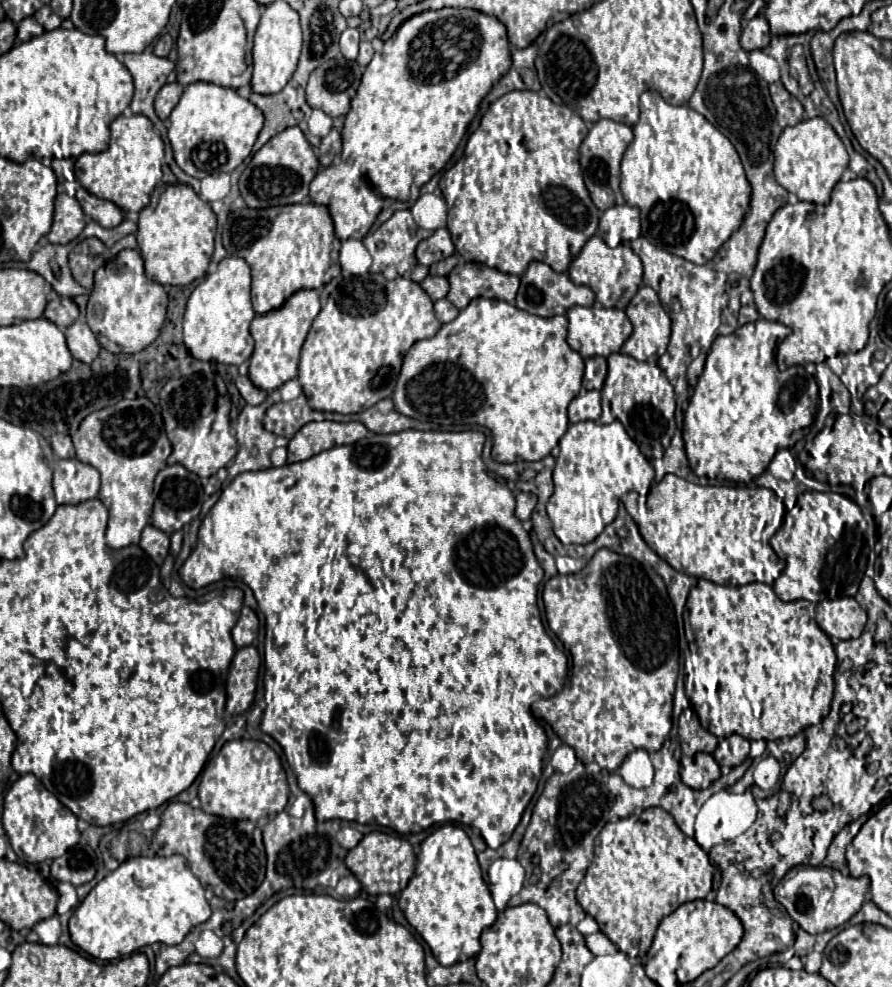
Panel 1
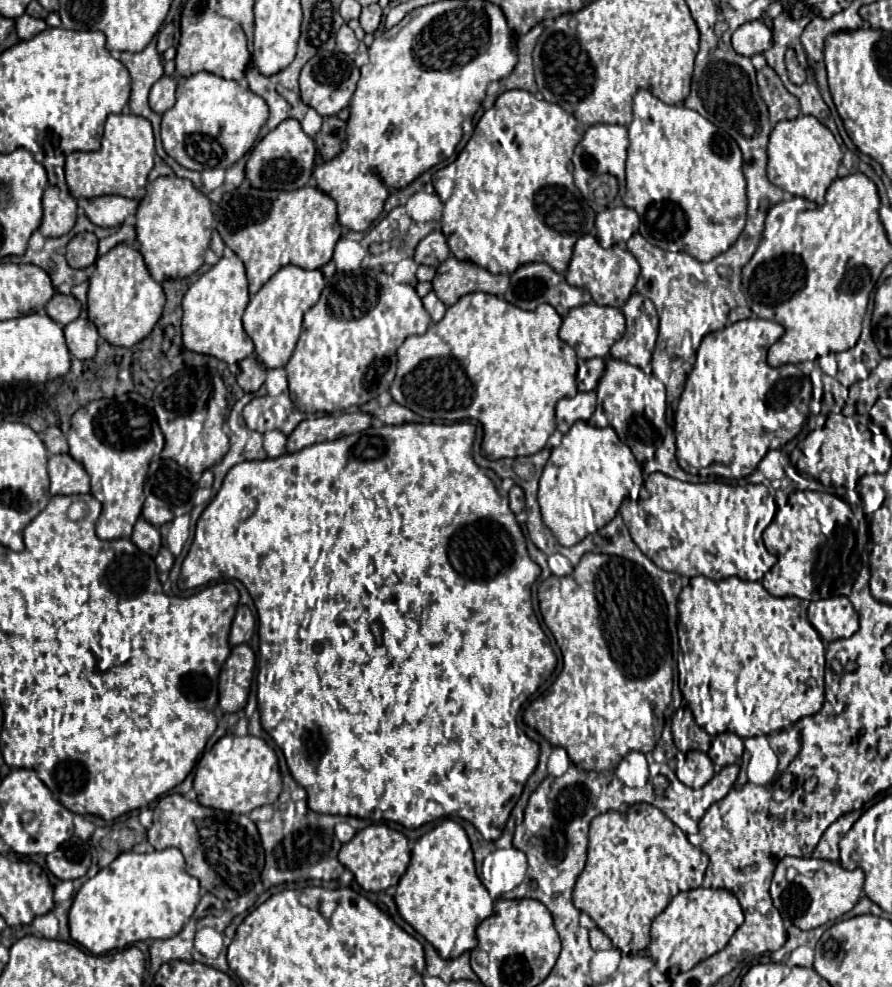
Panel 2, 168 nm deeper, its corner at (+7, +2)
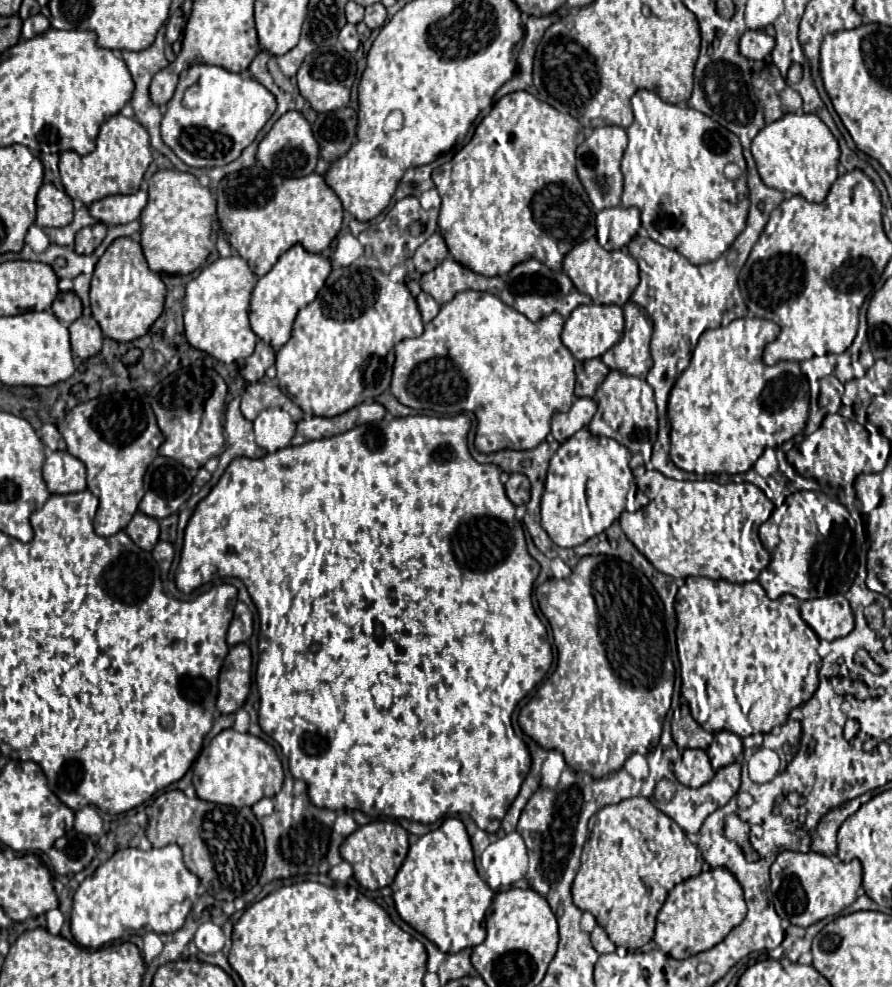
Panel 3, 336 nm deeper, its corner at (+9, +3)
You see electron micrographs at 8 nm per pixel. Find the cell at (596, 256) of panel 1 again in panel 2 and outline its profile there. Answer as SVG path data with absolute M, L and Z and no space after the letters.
M584 235L584 237L580 237L576 241L570 265L568 265L568 269L566 269L564 275L566 275L566 279L568 279L570 285L588 289L596 305L622 307L628 301L628 297L632 295L632 289L636 285L638 273L640 273L640 265L638 265L638 261L634 259L634 255L628 249L624 249L620 245L604 249L596 241L596 237Z

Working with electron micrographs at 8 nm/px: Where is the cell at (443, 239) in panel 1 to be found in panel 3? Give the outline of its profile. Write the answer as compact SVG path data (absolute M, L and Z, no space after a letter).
M434 232L424 244L418 246L412 260L416 264L416 270L424 274L424 272L434 270L446 256L448 256L448 248L444 244L444 238L438 232Z

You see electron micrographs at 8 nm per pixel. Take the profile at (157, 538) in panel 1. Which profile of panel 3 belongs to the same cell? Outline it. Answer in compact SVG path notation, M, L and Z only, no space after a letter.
M136 512L124 532L130 536L130 540L136 546L140 546L142 550L150 552L158 544L160 528L158 528L158 520L150 518L150 516L142 514L142 512Z

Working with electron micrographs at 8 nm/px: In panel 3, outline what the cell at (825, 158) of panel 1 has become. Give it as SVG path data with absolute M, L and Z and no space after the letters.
M784 114L780 120L764 126L752 142L752 156L756 160L762 182L766 186L776 188L780 192L804 196L808 202L824 202L832 182L838 178L838 172L836 172L838 158L840 158L838 142L828 130L828 126L816 114Z

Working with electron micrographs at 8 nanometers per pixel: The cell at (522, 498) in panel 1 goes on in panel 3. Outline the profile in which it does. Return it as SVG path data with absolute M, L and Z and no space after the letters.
M512 474L506 482L506 496L514 506L522 506L530 500L530 482L522 474Z

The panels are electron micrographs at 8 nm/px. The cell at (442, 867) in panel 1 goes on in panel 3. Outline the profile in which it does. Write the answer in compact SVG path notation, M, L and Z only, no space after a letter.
M446 818L440 828L409 846L408 856L392 882L392 892L402 920L442 952L474 948L486 938L484 916L492 906L494 892L476 872L472 844L458 818Z

